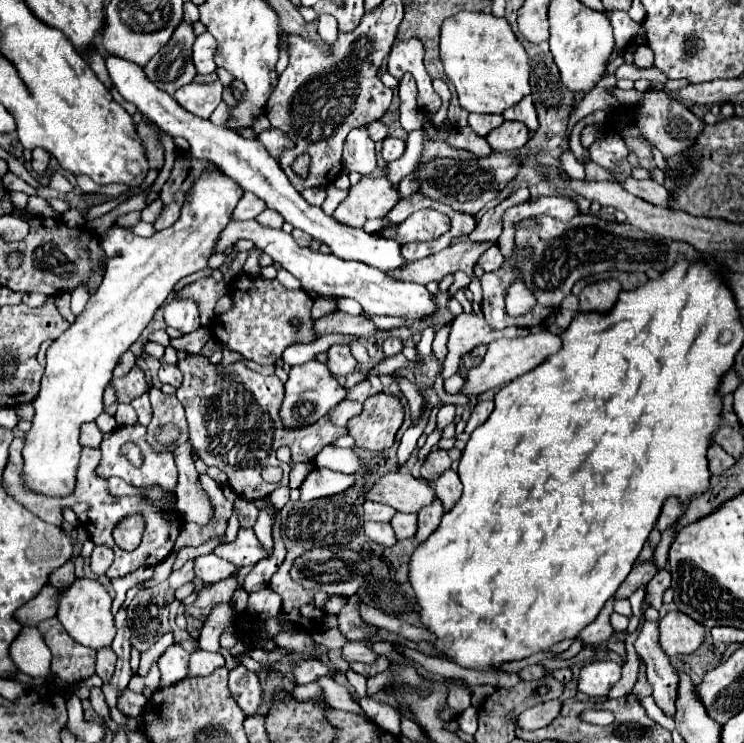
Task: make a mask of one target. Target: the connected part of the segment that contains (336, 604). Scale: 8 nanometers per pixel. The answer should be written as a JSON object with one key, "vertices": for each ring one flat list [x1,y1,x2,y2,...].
{"vertices":[[332,595,325,605,325,611,330,615,337,615,347,602,347,597]]}

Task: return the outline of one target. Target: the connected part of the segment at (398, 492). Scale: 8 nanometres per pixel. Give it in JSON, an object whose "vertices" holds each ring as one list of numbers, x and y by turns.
{"vertices":[[388,473,376,481,366,499,386,503,400,513,418,513,436,499,436,491,410,473]]}

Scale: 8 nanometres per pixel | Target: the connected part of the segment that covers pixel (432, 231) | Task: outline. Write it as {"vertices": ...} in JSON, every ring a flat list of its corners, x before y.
{"vertices":[[428,209,428,211,416,211,416,215,410,215,410,219,406,219,404,223,382,231,382,235,396,239,404,245,410,241,434,241,448,229,450,229,448,217,440,211]]}

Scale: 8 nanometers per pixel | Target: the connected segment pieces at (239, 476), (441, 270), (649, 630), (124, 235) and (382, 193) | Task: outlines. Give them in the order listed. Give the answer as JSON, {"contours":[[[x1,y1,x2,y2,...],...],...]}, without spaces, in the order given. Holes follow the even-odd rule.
{"contours":[[[192,355,190,359,180,361,178,367,184,375,184,383,178,387,176,397,186,409,190,443,194,451,204,463,222,469,228,475,230,487,246,501,262,499,278,485,288,485,290,465,276,459,276,451,280,447,290,447,292,463,312,461,322,447,348,433,346,427,336,427,328,417,320,419,320,423,314,423,312,427,284,431,278,417,284,397,284,383,276,375,260,375,242,363,234,363,230,367,212,365,202,355],[268,465,278,465,284,469,284,477,278,485,262,481,260,471]],[[462,239,460,243,456,243,452,247,446,247,444,251,440,251,440,253,428,257,428,259,408,263,408,271,392,271,390,275,396,275,398,279,404,279,404,281,414,281,414,283,424,283,426,285,430,281,444,279,448,273,464,271,471,278,468,289,473,293,473,311,476,307,481,310,483,292,473,269,476,261,480,259,480,255,496,243,498,241,476,243,476,241,470,241,470,239]],[[656,621,640,623,634,647,646,665,646,677,648,677,648,683,654,687,652,697,654,697,656,705,668,717,674,717,674,713,676,713,674,703,678,697,680,677,676,675,676,669,670,665,668,655,658,645,658,623]],[[220,169,202,171,186,193,180,219,172,227,158,231,148,239,138,237,120,225,112,225,102,233,102,247,108,255,104,281,88,299,80,317,46,353,46,373,42,377,40,393,32,403,32,429,24,435,24,489,46,497,72,495,82,449,78,441,80,425,96,421,104,411,102,393,112,379,116,361,140,337,174,285,208,265,220,233,230,223,232,211,242,195,244,189],[58,387,62,387,64,393,58,393]],[[362,177,358,185,350,187,350,195,336,207,334,219,364,227,368,219,382,219,400,201,400,191,388,183,386,177]]]}

